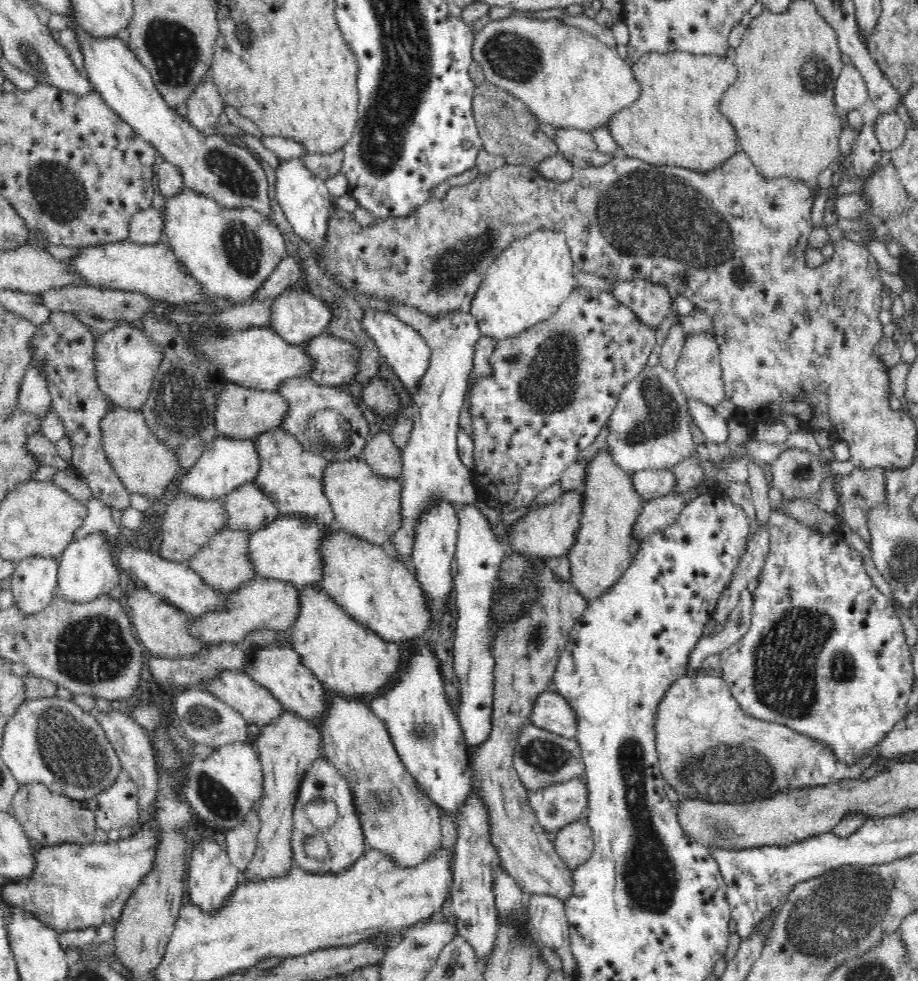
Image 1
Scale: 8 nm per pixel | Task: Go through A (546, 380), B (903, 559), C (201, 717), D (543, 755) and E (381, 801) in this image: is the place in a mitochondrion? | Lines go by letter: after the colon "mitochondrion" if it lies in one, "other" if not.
A: mitochondrion
B: mitochondrion
C: mitochondrion
D: mitochondrion
E: mitochondrion

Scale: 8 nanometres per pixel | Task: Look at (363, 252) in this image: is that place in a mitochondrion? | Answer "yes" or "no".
no

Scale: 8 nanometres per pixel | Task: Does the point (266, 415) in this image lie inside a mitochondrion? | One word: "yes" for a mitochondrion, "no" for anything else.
no

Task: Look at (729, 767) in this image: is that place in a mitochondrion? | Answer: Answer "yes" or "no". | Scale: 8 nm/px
yes

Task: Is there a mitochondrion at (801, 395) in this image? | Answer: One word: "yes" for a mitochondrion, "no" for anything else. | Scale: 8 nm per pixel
no

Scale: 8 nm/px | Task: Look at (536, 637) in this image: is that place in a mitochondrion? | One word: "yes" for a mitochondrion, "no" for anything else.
yes

